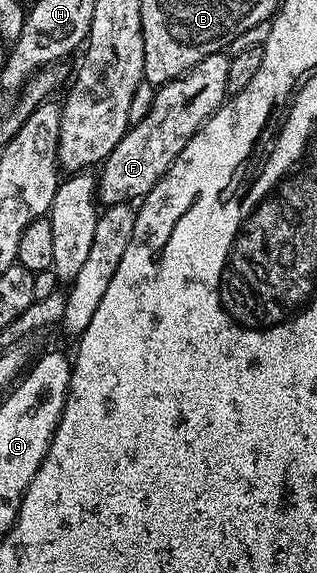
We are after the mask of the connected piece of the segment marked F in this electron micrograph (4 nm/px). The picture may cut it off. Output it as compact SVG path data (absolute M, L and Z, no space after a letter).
M226 52L213 54L200 60L200 64L196 64L187 74L182 74L155 89L148 116L144 116L140 124L131 126L120 144L116 144L106 161L101 163L102 174L97 175L97 180L98 200L103 207L141 200L162 179L176 156L184 152L184 144L188 144L188 140L196 136L199 128L226 101L230 59L231 55Z

